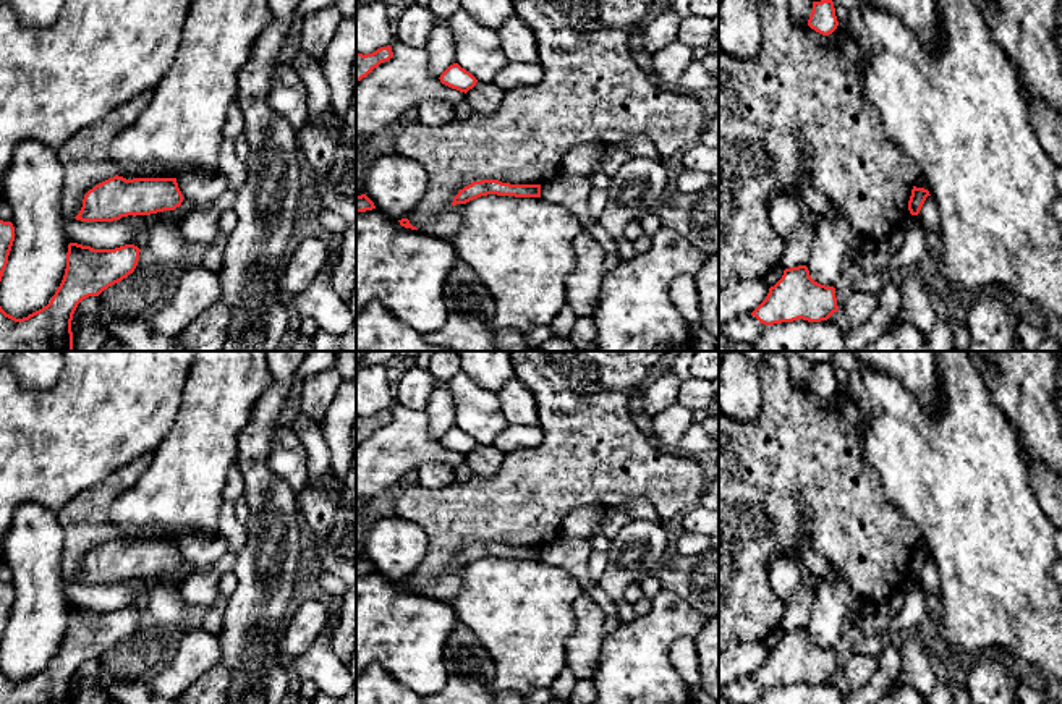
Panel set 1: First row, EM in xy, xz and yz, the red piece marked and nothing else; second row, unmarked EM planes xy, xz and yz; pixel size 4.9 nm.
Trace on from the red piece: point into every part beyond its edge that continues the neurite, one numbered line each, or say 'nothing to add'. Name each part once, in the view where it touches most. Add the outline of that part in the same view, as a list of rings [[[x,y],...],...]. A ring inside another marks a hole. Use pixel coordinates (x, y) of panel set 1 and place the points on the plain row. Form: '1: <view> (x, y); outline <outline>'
nothing to add

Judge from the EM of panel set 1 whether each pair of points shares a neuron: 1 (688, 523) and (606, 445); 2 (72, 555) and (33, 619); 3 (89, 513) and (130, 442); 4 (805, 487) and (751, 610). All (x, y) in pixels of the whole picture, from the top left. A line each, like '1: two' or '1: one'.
1: two
2: two
3: two
4: one

